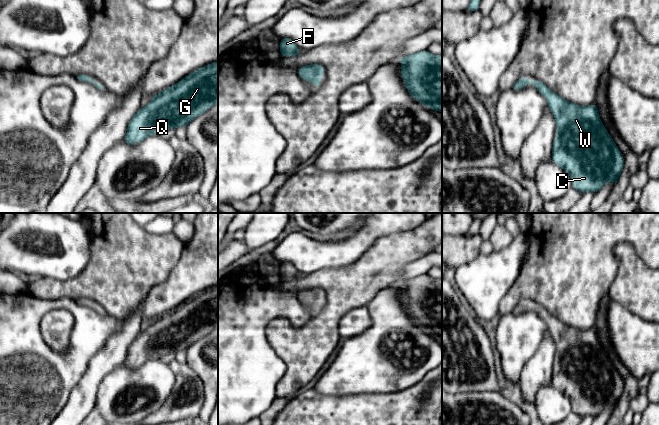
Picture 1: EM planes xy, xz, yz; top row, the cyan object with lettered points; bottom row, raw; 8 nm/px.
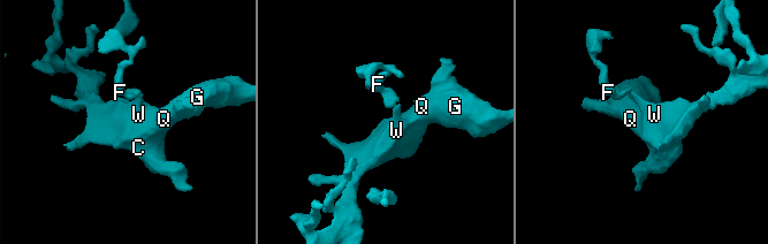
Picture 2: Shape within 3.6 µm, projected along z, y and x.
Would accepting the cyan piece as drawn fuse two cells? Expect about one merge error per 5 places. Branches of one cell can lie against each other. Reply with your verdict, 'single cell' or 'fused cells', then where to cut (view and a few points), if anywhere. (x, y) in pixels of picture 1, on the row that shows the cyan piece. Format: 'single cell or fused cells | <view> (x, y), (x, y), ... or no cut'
single cell | no cut

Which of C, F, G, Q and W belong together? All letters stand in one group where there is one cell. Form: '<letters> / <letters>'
C F G Q W

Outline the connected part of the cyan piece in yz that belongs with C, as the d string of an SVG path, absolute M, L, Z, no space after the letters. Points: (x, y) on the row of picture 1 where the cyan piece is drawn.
M525 77L519 78L512 90L518 91L528 83L533 84L545 97L555 118L556 138L552 146L551 161L569 174L572 188L582 194L587 191L595 194L609 181L613 181L616 185L624 168L624 157L603 125L598 107L594 103L588 106L571 103L550 90L541 81L533 81Z

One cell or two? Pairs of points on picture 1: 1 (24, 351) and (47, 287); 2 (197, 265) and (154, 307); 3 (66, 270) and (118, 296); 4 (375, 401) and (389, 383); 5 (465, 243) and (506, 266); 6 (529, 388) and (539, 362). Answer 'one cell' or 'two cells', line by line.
1: two cells
2: one cell
3: two cells
4: two cells
5: two cells
6: one cell

